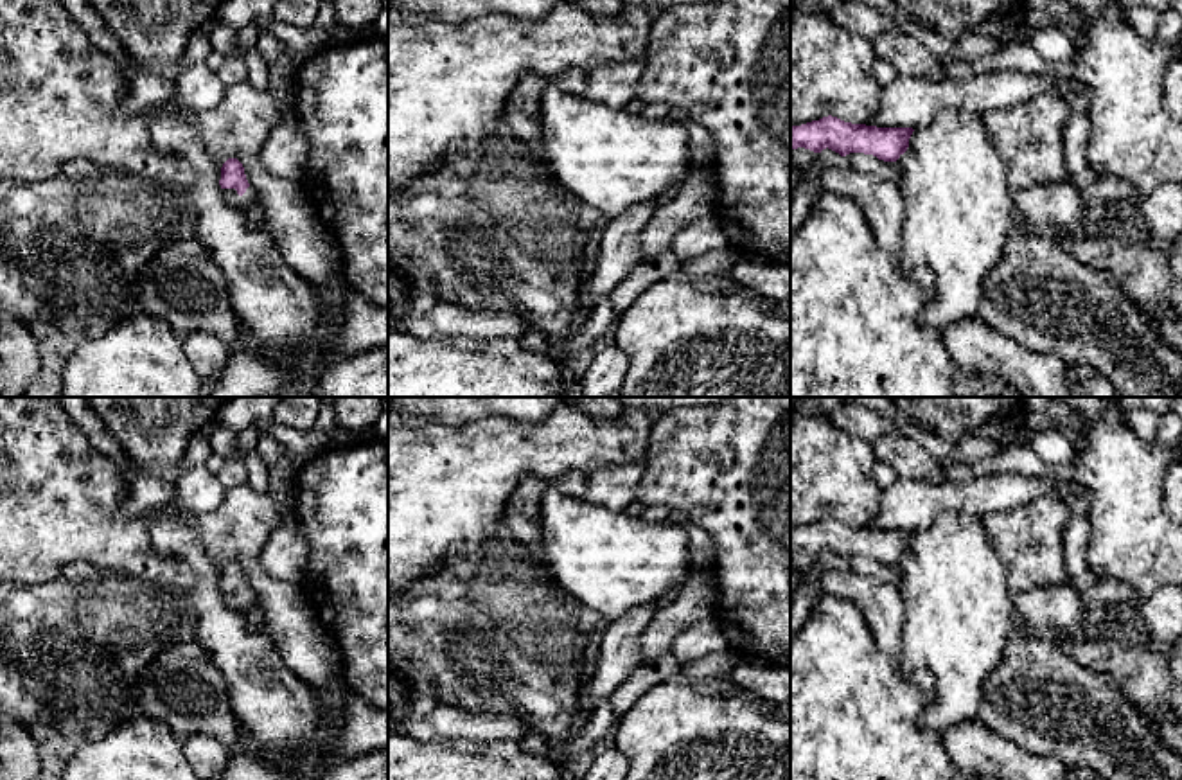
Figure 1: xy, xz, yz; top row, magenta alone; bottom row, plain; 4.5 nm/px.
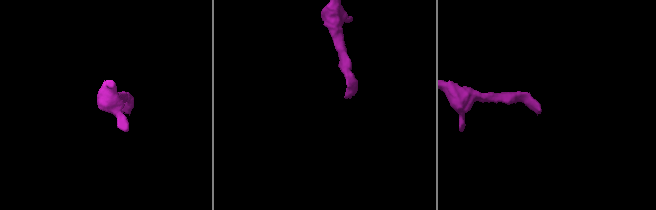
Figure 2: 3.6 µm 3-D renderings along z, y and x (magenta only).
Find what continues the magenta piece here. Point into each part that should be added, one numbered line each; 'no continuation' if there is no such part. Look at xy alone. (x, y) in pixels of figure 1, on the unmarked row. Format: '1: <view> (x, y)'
1: xy (245, 604)

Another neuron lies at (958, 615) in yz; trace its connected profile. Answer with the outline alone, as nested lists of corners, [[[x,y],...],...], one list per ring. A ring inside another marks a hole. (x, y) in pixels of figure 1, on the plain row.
[[[954,510],[916,530],[896,566],[904,604],[900,672],[932,672],[936,692],[918,724],[943,735],[963,721],[981,719],[983,685],[1001,665],[1013,633],[1015,609],[1006,566],[979,518],[965,518]]]

